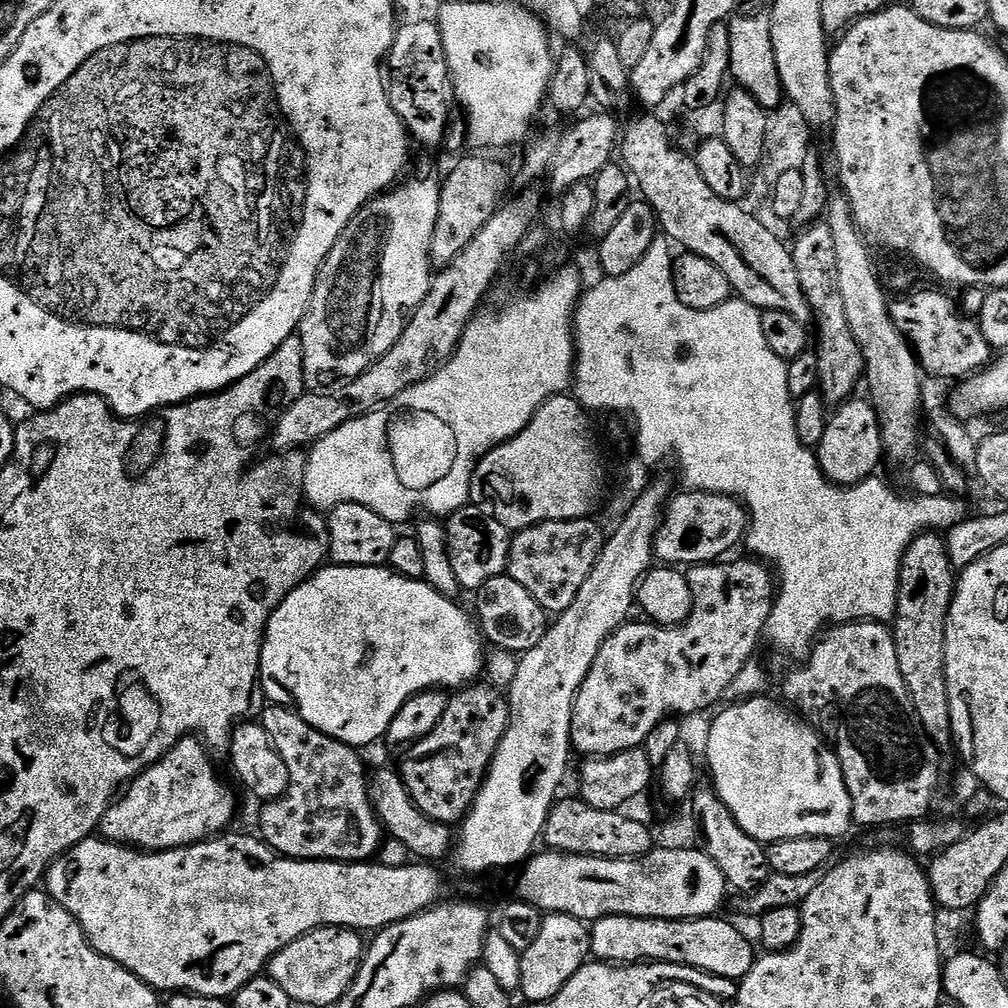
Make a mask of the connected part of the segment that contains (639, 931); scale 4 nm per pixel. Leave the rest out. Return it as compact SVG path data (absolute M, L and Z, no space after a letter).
M607 916L591 925L591 955L597 961L617 966L629 964L681 964L712 976L737 982L745 980L756 965L758 952L728 920L704 916L701 920L655 920L637 916Z

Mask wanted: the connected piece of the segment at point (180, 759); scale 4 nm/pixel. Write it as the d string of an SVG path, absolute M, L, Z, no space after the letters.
M199 739L180 740L159 762L150 765L127 785L123 795L109 807L102 818L99 835L109 844L122 844L146 852L169 852L171 848L202 844L205 840L227 833L236 816L236 796L220 781L208 755L209 749Z

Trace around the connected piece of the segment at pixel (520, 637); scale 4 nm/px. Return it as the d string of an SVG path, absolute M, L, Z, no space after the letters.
M506 574L498 578L490 578L490 582L486 582L486 586L482 586L475 596L477 616L475 619L478 621L479 631L489 645L492 643L493 649L523 654L534 650L534 646L538 646L544 635L548 633L549 613L545 612L544 607L533 598L530 590L523 588L519 582L514 582L514 578Z

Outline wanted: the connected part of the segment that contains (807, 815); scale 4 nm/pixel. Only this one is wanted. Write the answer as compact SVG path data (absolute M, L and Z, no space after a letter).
M761 694L751 698L744 698L739 702L732 702L736 704L730 705L725 712L717 711L715 713L715 715L717 714L716 721L713 722L712 729L708 732L708 768L712 771L713 781L711 780L711 783L714 785L716 793L720 795L722 802L726 802L726 806L730 806L730 814L734 814L738 826L742 826L742 830L746 830L746 834L750 834L765 846L779 840L793 840L794 838L806 838L807 836L837 838L836 836L846 835L848 827L853 827L854 824L852 799L850 798L850 790L844 781L842 766L838 762L836 753L825 743L821 733L817 732L811 724L805 722L799 715L793 714L783 703L780 703L781 705L775 704L774 701L767 700L766 697L767 695Z

